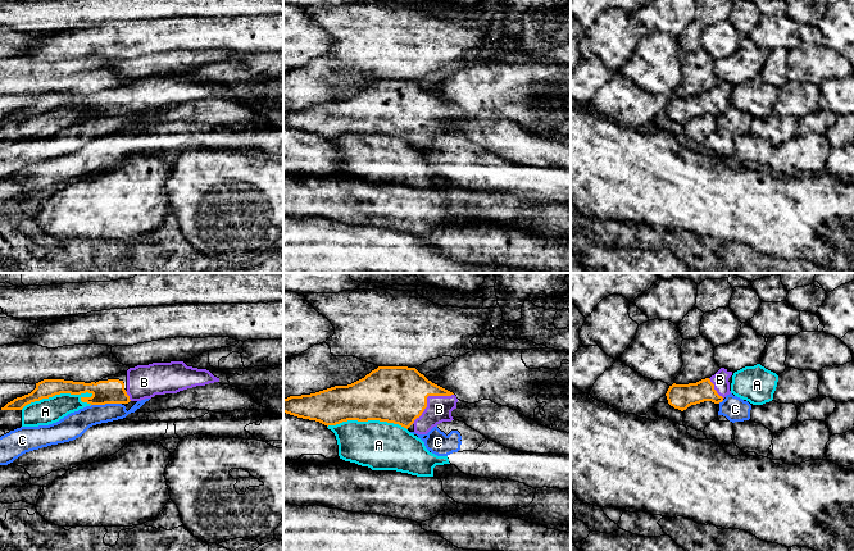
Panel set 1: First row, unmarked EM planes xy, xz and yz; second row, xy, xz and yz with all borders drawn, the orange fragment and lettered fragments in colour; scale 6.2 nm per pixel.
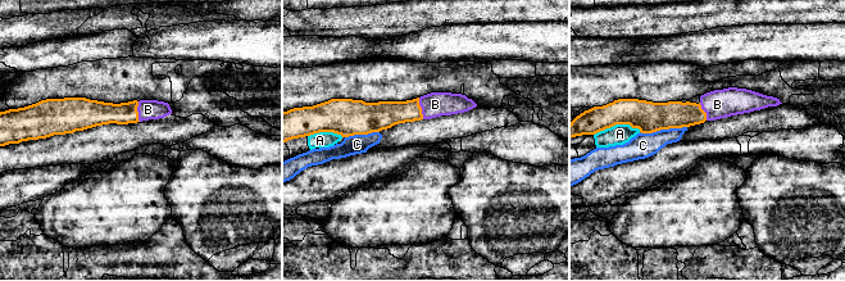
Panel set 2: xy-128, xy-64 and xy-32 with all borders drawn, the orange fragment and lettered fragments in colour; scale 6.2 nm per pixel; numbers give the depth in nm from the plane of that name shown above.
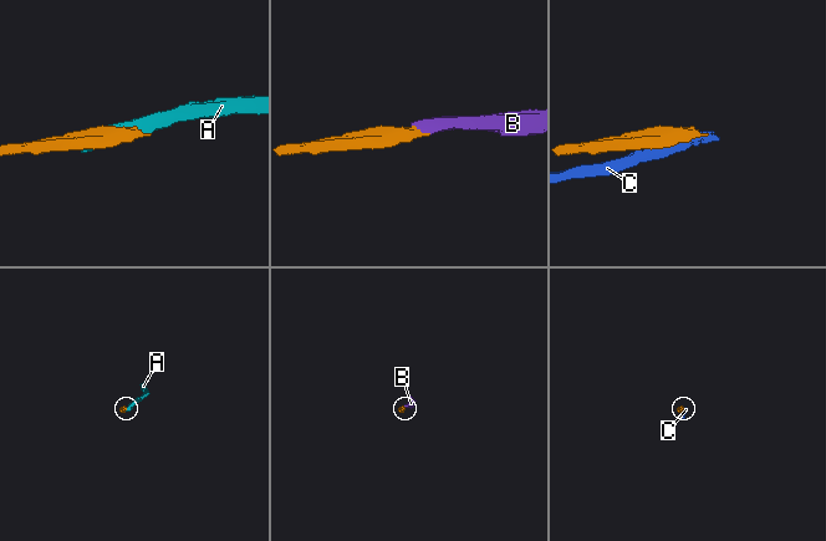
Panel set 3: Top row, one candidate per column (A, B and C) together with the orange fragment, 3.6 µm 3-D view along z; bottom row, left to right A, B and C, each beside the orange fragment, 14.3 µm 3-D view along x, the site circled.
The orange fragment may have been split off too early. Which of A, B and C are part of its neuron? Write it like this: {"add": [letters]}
{"add": ["B"]}

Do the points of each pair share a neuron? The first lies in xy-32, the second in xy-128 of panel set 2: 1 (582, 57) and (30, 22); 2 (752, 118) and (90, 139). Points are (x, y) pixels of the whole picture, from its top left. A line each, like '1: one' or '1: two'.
1: two
2: one

